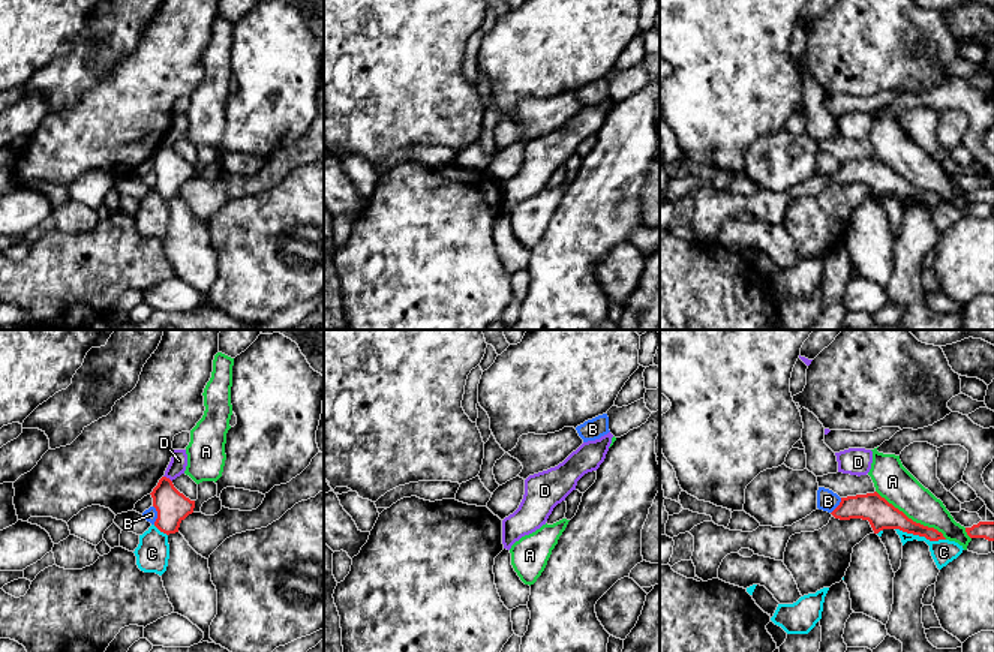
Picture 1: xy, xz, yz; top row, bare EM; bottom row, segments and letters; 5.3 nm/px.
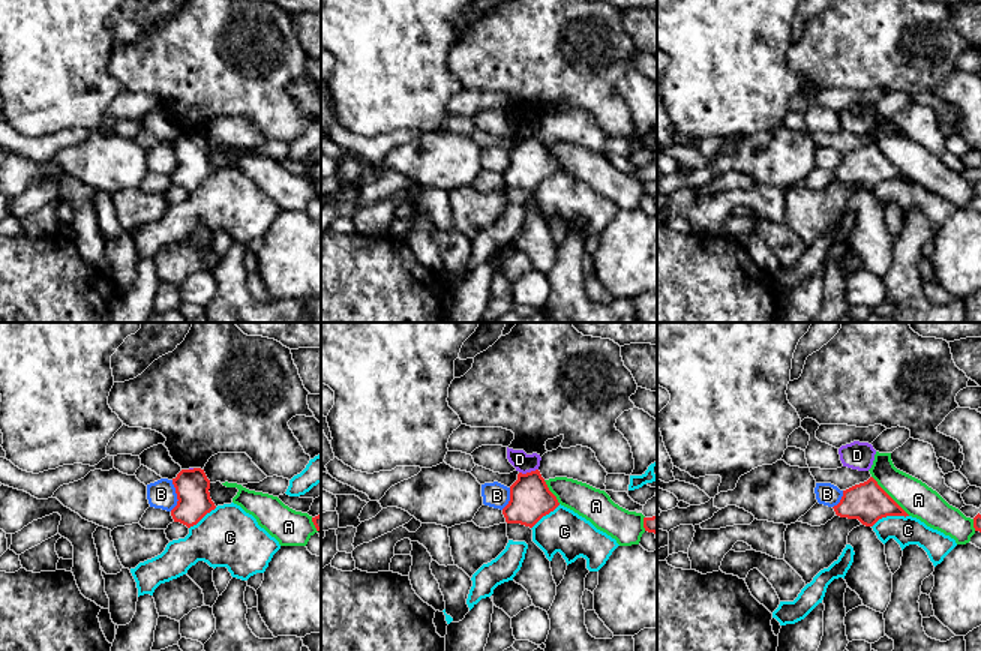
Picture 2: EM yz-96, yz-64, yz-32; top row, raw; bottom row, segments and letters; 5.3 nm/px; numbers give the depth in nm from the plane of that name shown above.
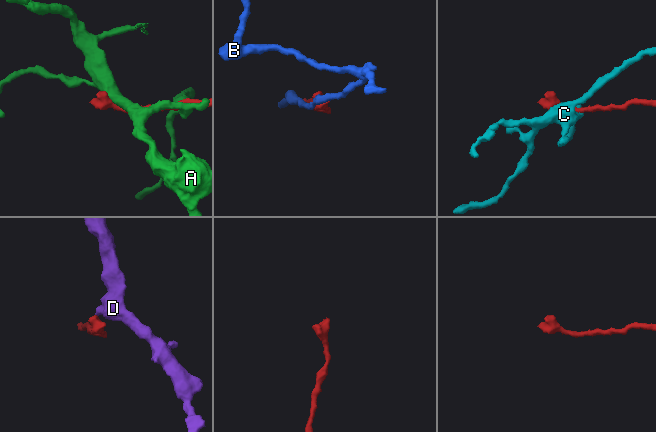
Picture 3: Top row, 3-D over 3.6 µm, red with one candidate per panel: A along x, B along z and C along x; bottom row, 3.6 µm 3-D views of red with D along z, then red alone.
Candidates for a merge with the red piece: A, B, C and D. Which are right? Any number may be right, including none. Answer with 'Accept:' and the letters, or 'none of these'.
Accept: none of these

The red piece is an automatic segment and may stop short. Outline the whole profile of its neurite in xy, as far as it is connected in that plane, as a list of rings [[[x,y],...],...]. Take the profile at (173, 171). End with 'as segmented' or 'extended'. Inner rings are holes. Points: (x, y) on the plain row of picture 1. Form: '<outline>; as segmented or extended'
[[[166,141],[159,144],[150,159],[157,175],[154,190],[166,199],[178,196],[180,187],[193,177],[195,165],[180,157]]]; as segmented

